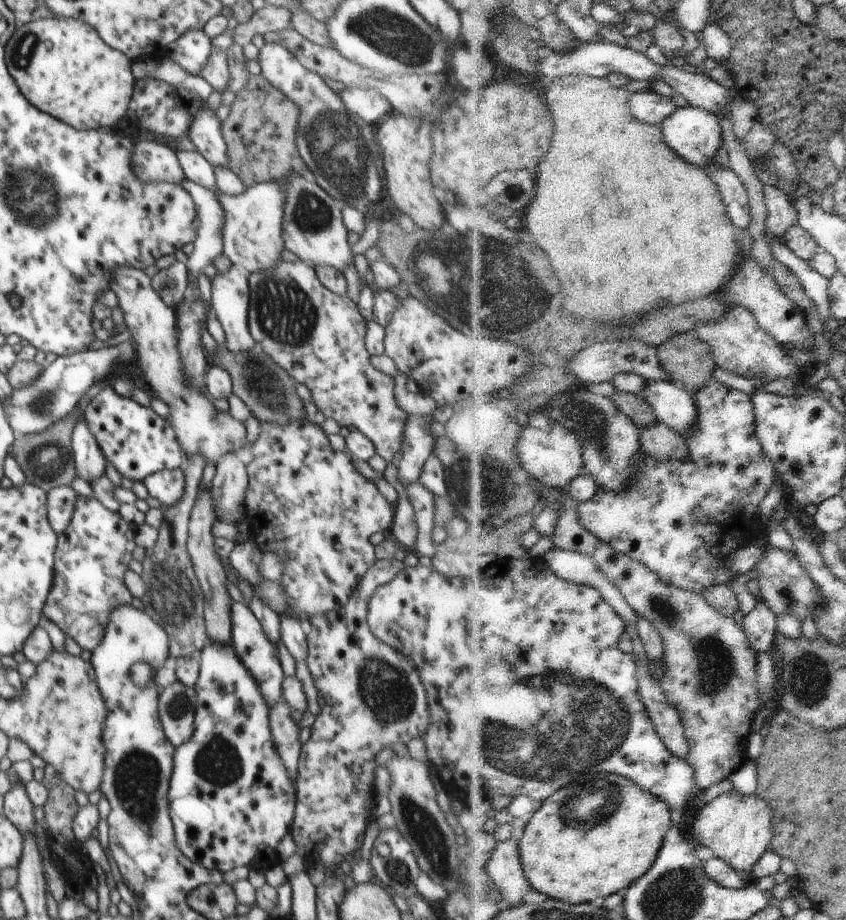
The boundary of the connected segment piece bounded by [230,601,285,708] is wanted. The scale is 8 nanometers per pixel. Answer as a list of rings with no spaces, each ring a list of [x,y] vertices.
[[[232,602],[232,646],[238,654],[238,658],[242,660],[242,664],[248,668],[248,672],[252,674],[252,678],[256,680],[268,708],[276,706],[278,700],[282,700],[282,680],[285,675],[282,670],[282,664],[278,656],[278,648],[276,644],[272,644],[268,640],[268,636],[264,634],[258,618],[254,616],[249,606],[242,602]]]

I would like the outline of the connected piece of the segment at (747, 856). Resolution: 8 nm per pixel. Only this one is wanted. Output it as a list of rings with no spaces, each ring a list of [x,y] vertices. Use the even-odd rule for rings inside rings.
[[[738,788],[718,796],[695,816],[693,836],[700,845],[711,848],[716,857],[724,858],[740,872],[752,875],[761,858],[771,850],[776,836],[775,808],[757,793],[748,795]]]

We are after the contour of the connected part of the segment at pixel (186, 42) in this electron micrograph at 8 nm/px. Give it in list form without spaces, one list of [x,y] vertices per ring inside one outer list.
[[[188,30],[169,44],[168,56],[188,74],[198,76],[211,53],[211,40],[204,30]]]

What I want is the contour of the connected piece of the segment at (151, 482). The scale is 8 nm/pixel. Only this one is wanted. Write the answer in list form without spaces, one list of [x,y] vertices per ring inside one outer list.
[[[181,466],[178,469],[165,470],[150,474],[143,480],[148,494],[156,500],[160,500],[163,506],[172,506],[178,504],[184,488],[186,488],[186,476]]]

